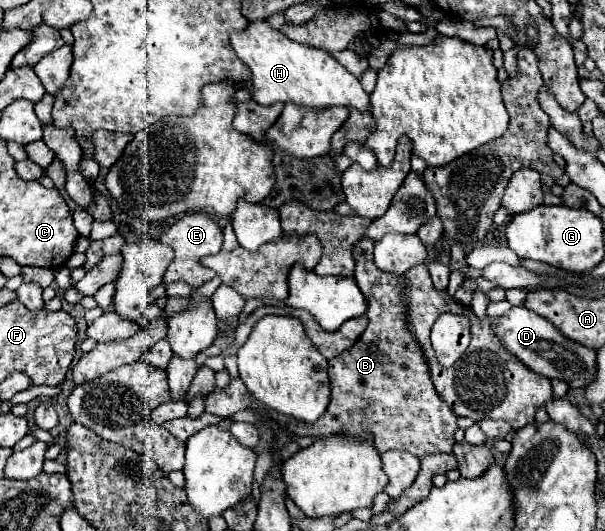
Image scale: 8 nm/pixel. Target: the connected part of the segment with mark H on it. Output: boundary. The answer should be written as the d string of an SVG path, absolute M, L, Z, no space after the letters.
M250 22L246 30L232 32L230 44L238 58L252 70L252 98L258 104L270 106L274 102L294 102L310 108L350 106L358 110L366 110L370 106L370 98L362 90L360 80L352 76L340 62L336 62L326 50L294 42L282 32L270 28L268 22Z

